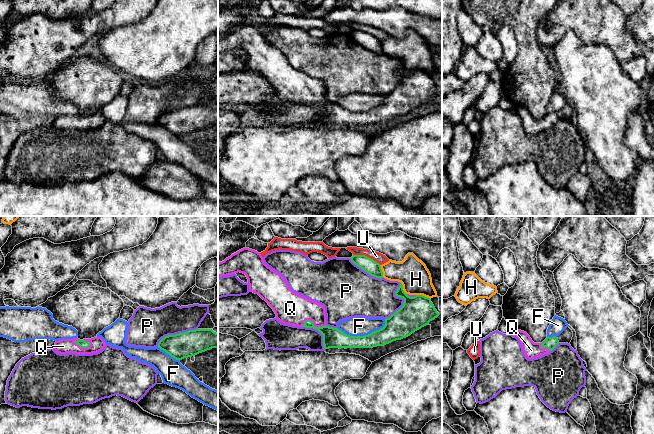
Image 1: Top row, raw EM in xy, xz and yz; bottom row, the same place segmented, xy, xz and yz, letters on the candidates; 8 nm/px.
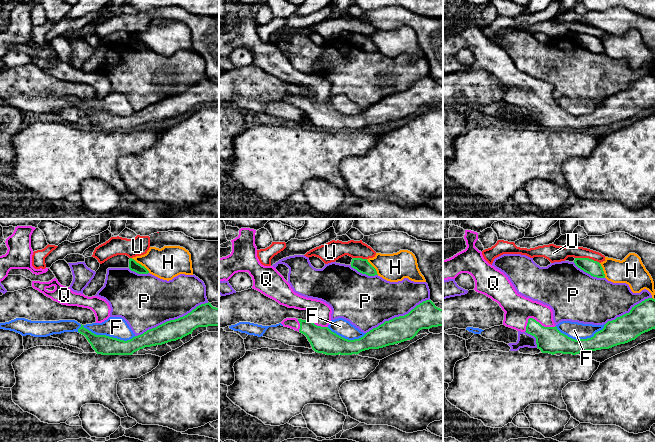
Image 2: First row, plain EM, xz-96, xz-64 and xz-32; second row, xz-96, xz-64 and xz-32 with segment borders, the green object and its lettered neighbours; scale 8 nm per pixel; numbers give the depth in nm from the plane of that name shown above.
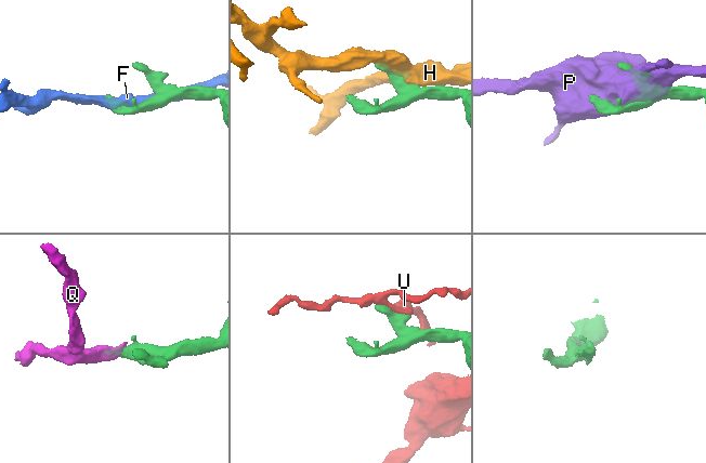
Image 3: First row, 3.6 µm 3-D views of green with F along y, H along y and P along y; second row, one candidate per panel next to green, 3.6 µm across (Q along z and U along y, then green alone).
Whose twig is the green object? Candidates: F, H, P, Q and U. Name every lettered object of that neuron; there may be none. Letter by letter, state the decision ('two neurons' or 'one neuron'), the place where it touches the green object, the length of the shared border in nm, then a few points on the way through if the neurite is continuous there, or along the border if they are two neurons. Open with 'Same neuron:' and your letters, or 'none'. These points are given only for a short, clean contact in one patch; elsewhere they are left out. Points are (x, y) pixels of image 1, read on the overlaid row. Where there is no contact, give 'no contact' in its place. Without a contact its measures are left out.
Same neuron: Q
F: two neurons; meets green in xz at (363, 336); contact 400 nm long
H: two neurons; meets green in xz at (422, 295); contact 130 nm long
P: two neurons; meets green in xz at (404, 301); contact 320 nm long
Q: one neuron; meets green in xy at (82, 347); contact 150 nm long; runs through xy (83, 344), (82, 347), (63, 346)
U: two neurons; meets green in xz at (366, 256); contact 240 nm long

